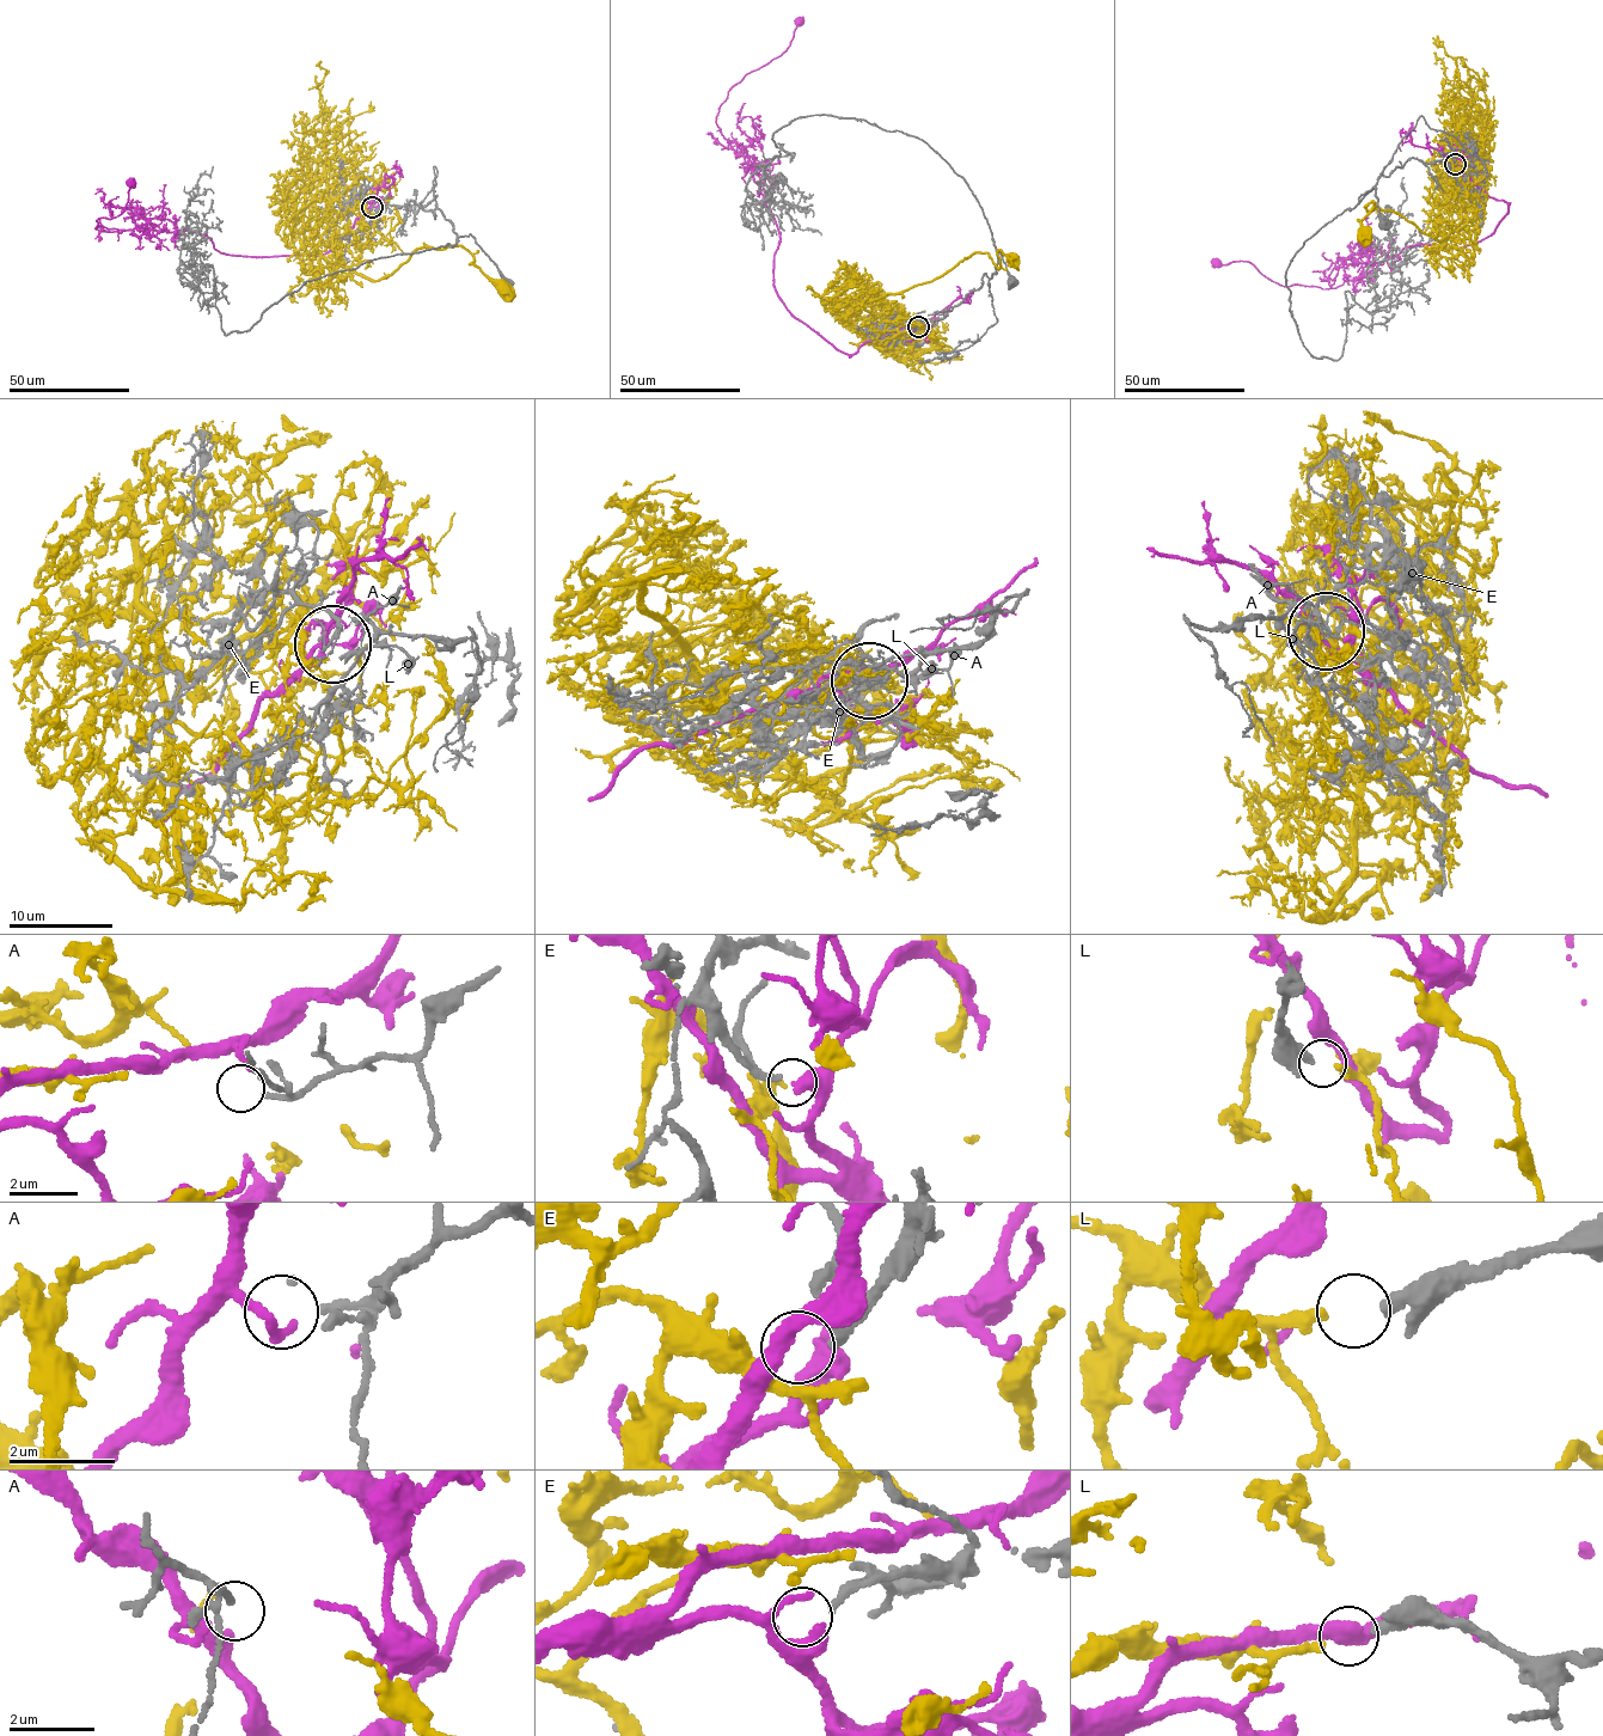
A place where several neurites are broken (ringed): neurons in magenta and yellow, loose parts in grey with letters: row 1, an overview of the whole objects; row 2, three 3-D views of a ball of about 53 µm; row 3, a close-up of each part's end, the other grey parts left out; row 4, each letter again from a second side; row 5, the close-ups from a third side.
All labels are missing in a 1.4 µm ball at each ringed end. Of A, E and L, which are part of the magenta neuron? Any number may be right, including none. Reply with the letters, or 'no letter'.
no letter

